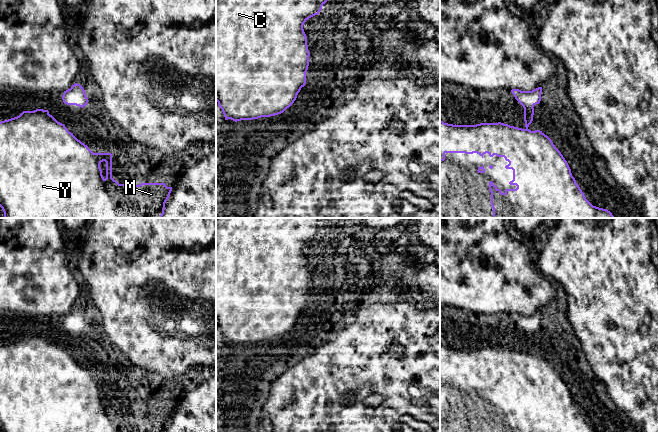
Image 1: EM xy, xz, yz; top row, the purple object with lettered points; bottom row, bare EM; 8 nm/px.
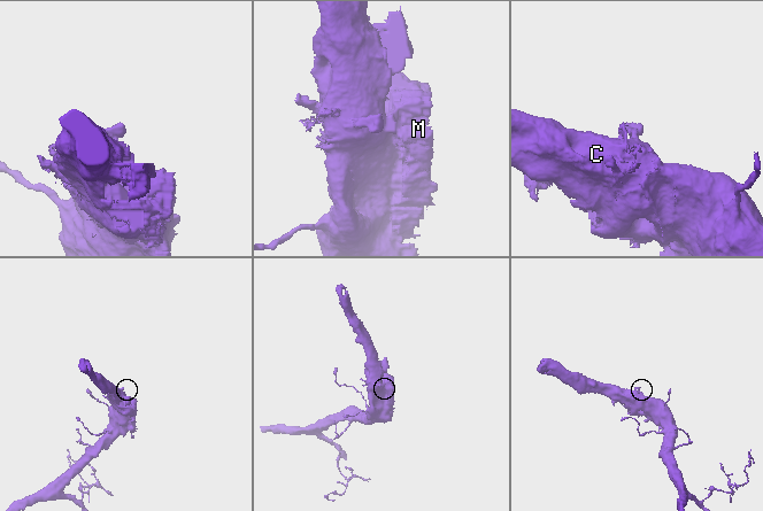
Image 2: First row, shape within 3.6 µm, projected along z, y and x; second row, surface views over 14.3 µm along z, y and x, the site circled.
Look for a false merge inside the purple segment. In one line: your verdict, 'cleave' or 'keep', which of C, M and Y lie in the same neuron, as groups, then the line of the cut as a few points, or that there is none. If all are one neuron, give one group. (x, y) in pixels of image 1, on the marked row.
keep; groups C M Y; cut none

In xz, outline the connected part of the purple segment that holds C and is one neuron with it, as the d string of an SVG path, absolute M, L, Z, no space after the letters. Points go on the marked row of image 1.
M216 0L216 101L225 120L235 122L283 113L306 84L309 66L304 23L318 15L327 0Z

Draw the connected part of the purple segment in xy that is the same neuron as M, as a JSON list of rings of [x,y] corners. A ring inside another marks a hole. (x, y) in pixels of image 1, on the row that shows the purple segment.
[[[48,110],[23,111],[17,117],[0,122],[0,207],[4,218],[162,218],[171,191],[172,187],[167,187],[165,183],[119,184],[112,178],[112,154],[93,153],[87,145],[69,132],[64,124],[50,115]],[[103,161],[106,162],[105,178],[100,167]]]

